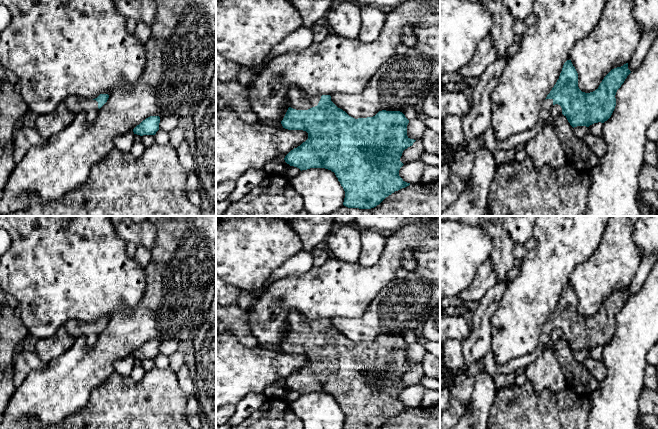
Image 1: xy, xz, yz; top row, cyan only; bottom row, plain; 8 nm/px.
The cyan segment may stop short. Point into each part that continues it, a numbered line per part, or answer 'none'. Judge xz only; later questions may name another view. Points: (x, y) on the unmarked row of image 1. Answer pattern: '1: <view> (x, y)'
1: xz (299, 324)

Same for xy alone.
1: xy (74, 328)

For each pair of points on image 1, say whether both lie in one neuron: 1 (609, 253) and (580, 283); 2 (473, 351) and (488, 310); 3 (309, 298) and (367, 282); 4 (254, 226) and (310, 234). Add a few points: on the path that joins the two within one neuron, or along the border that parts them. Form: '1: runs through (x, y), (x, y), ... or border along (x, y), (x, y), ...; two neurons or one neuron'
1: runs through (604, 261), (588, 277); one neuron
2: runs through (480, 341), (482, 338), (482, 320); one neuron
3: runs through (323, 292), (352, 287); one neuron
4: border along (291, 226), (300, 239), (302, 250); two neurons

